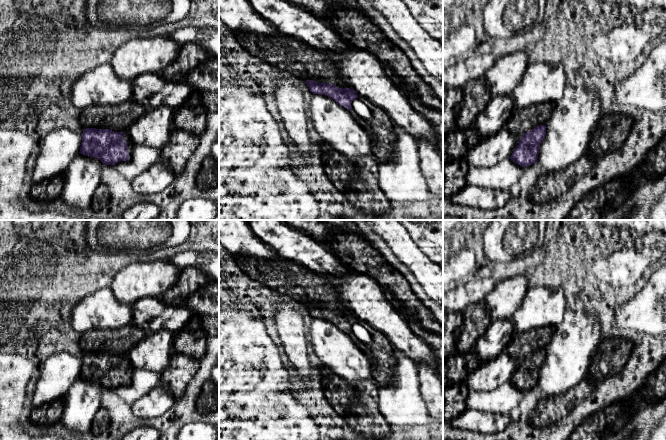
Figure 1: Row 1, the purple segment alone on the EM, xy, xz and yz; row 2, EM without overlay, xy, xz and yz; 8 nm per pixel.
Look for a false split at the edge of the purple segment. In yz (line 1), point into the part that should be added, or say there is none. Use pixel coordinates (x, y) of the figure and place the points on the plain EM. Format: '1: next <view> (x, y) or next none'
1: next none

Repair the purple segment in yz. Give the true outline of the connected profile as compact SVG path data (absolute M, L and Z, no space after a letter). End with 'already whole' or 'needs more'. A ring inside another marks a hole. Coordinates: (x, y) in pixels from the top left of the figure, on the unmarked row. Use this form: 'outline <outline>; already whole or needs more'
outline M540 349L520 361L510 383L516 388L528 391L537 387L539 372L546 359L546 349Z; already whole

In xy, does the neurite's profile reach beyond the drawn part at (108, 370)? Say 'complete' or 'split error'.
split error

